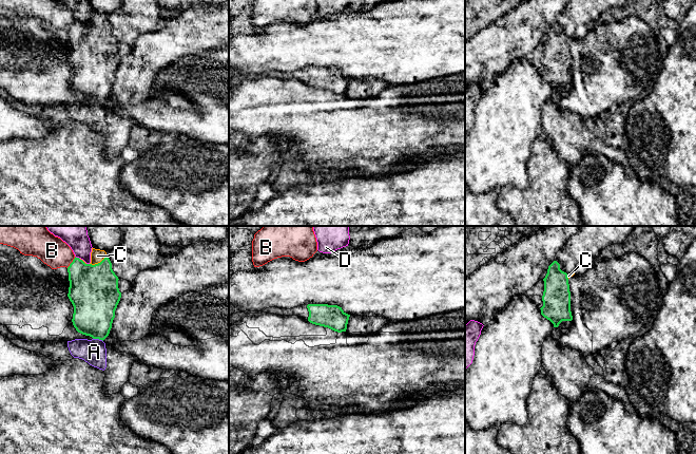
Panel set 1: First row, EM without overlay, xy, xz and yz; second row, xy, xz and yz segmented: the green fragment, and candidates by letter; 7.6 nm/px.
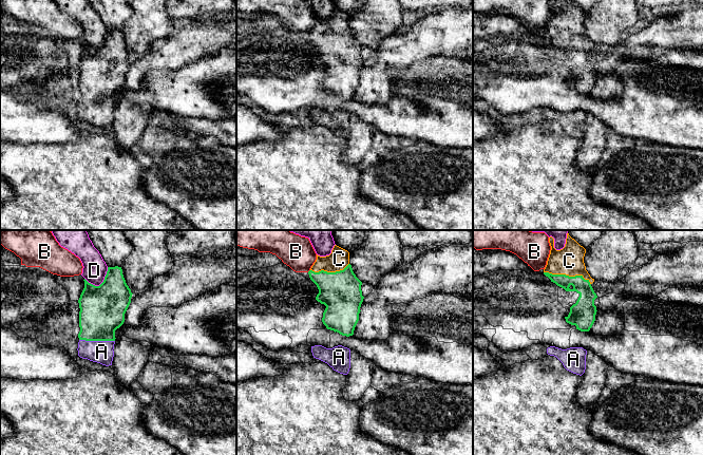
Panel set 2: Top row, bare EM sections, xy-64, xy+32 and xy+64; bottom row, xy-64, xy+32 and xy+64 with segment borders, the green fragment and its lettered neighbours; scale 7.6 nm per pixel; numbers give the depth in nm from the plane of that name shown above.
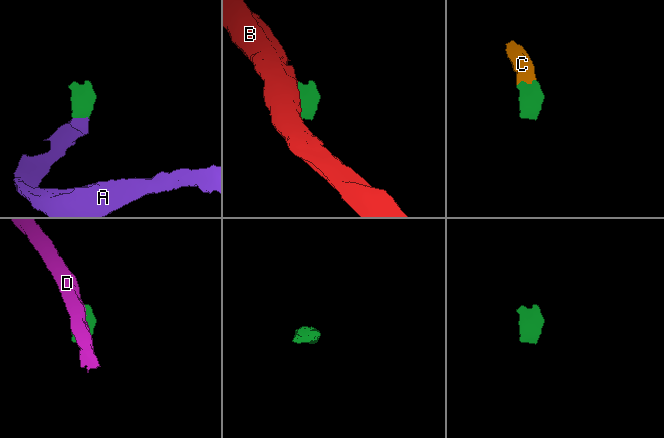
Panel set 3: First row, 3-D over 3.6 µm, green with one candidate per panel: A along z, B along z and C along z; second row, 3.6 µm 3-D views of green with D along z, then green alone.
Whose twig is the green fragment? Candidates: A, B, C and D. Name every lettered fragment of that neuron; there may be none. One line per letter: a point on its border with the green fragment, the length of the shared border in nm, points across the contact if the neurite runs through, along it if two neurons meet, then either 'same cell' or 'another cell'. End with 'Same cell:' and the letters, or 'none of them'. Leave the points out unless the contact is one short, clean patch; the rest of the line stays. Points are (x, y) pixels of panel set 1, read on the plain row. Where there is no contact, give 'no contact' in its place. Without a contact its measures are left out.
A: xy (98, 101) | 80 nm | across xy (94, 70), (98, 101), (94, 115) | same cell
B: xy (72, 25) | 110 nm | along xy (75, 20), (66, 31) | another cell
C: xy (98, 26) | 140 nm | across xy (94, 56), (98, 26), (97, 19) | same cell
D: xy (77, 21) | 50 nm | along xy (75, 19), (79, 22) | another cell
Same cell: A, C

